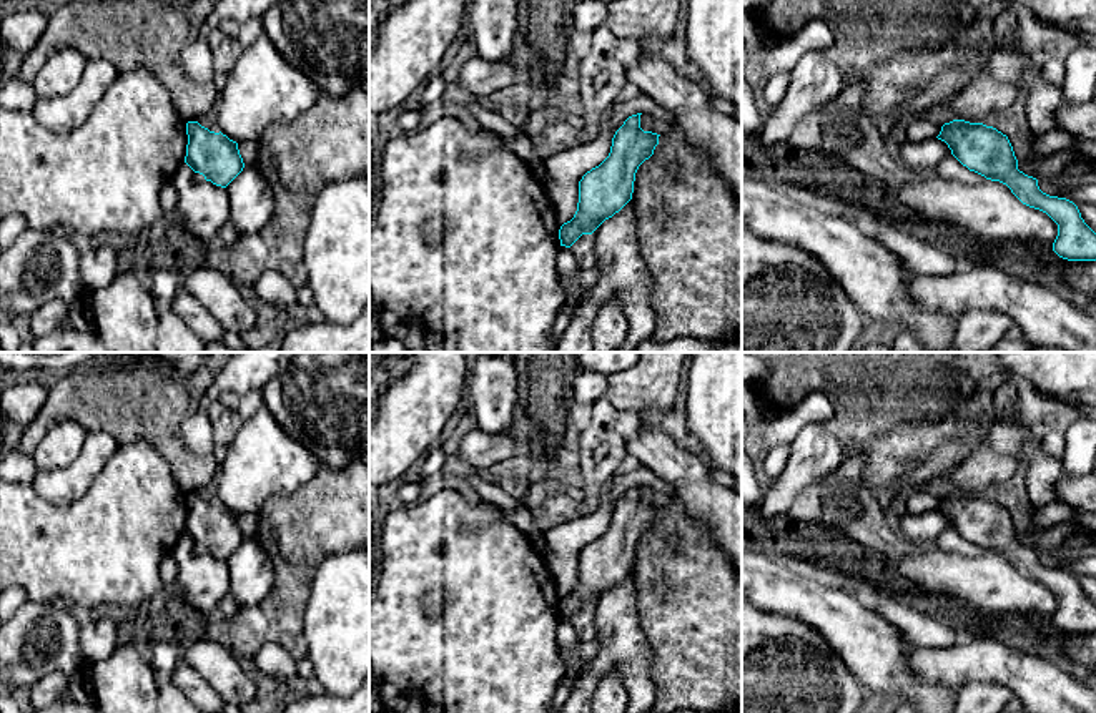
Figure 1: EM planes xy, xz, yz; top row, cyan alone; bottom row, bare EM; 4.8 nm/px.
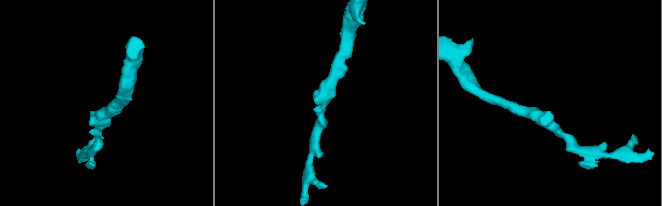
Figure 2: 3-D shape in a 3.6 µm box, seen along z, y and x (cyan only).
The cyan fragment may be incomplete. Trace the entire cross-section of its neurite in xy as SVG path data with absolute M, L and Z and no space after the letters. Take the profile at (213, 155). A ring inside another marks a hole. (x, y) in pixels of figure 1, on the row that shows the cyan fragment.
M198 121L186 123L185 163L216 186L226 188L244 168L238 143L226 135L210 131Z

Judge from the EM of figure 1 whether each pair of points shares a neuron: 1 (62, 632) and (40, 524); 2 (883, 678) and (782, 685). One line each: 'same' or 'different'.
1: different
2: different

